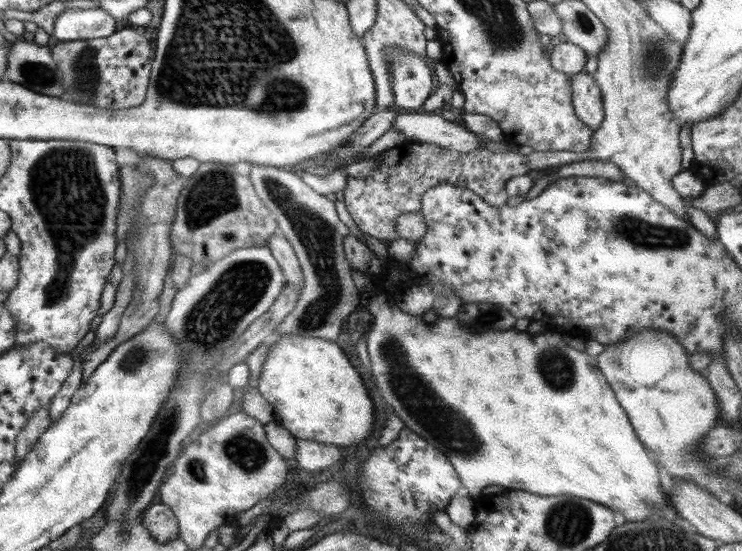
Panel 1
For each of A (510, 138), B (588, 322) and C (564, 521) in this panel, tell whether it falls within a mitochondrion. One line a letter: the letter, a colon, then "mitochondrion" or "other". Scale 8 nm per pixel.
A: other
B: other
C: mitochondrion

